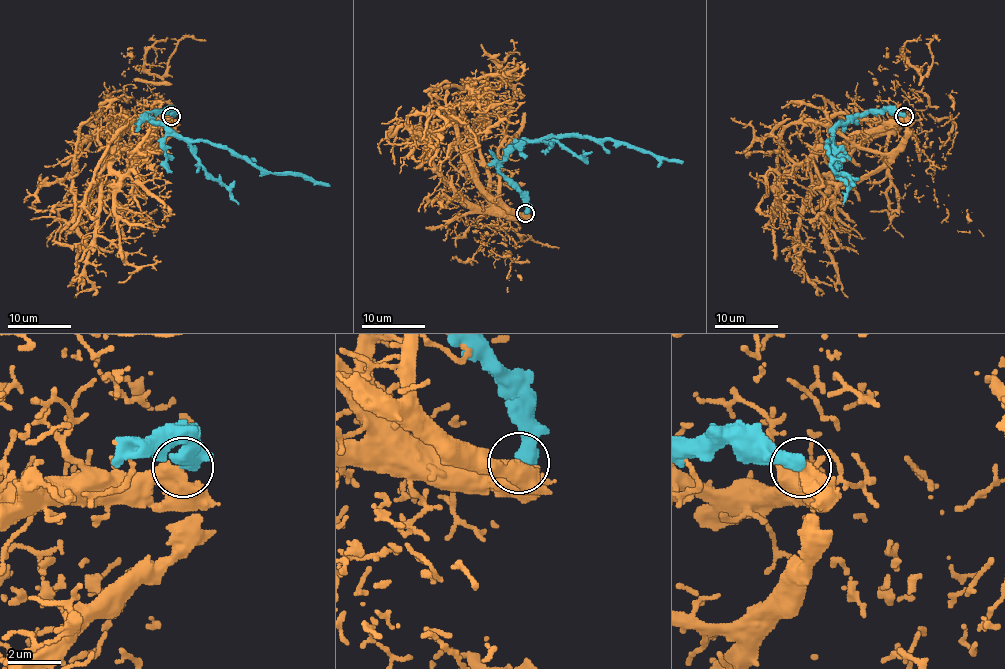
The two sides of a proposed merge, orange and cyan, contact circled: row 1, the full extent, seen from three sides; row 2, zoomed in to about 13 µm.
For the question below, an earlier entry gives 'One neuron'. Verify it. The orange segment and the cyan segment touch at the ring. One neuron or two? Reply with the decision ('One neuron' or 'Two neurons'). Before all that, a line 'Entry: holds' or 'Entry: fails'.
Entry: fails
Two neurons

